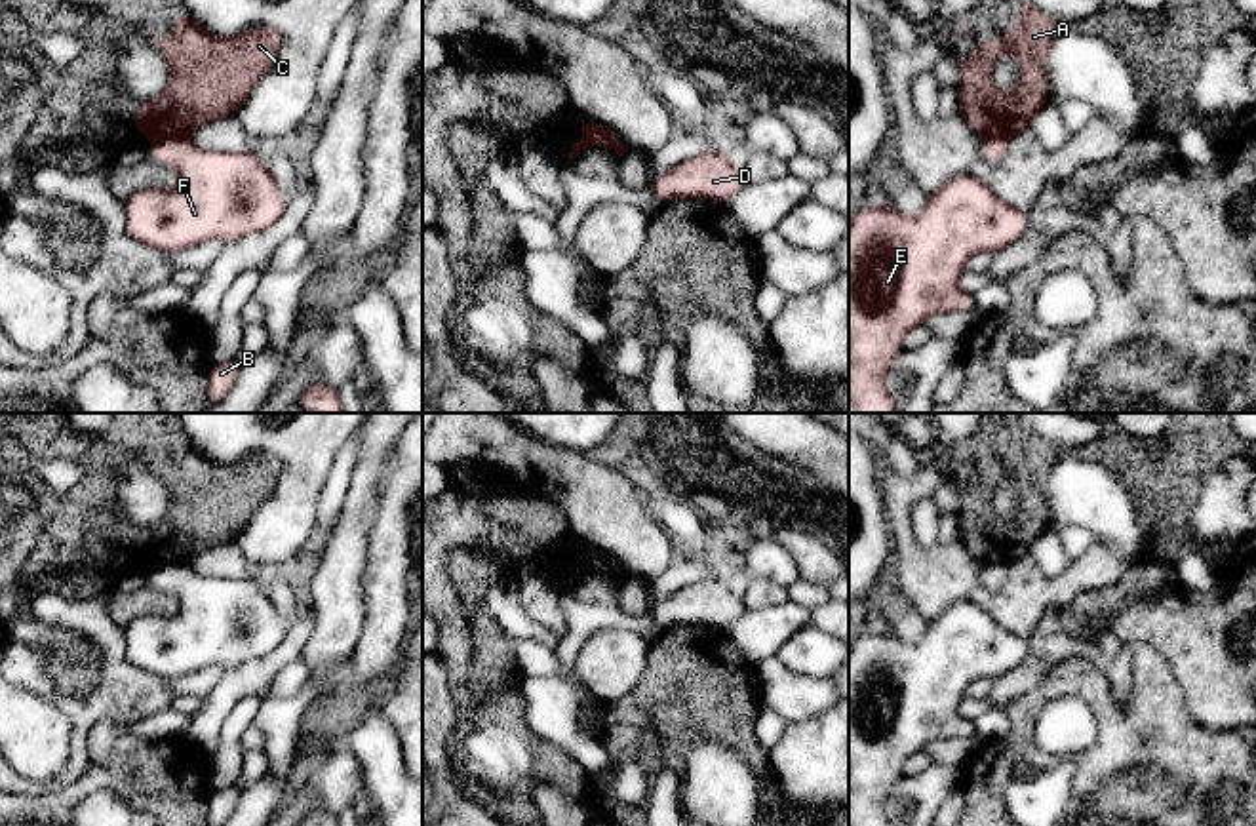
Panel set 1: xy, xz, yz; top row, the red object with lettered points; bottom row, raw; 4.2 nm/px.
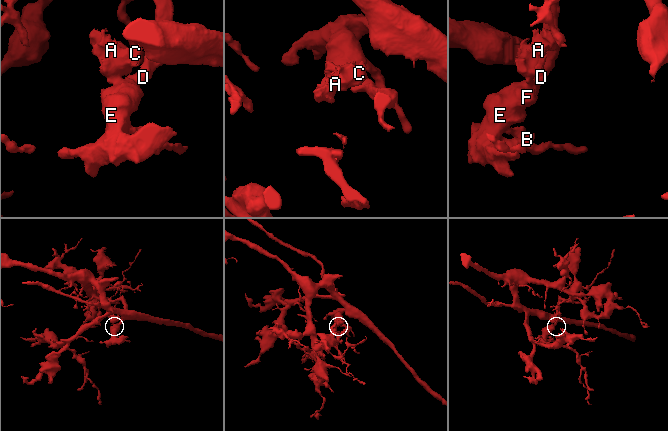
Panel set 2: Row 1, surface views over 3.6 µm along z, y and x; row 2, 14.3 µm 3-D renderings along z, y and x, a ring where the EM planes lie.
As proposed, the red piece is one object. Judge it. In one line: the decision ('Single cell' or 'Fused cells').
Fused cells

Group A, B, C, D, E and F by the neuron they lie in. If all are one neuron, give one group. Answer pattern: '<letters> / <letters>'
A C / B D E F

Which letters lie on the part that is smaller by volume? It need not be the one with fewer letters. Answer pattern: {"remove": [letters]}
{"remove": ["A", "C"]}

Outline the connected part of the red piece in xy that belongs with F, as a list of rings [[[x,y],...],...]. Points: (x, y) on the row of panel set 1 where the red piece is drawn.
[[[167,137],[150,147],[150,158],[173,166],[179,183],[133,192],[126,200],[126,232],[166,253],[207,240],[242,240],[274,225],[289,204],[276,185],[276,171],[249,148],[204,150]]]

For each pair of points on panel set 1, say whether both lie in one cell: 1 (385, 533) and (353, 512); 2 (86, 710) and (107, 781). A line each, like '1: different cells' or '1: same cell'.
1: different cells
2: different cells

